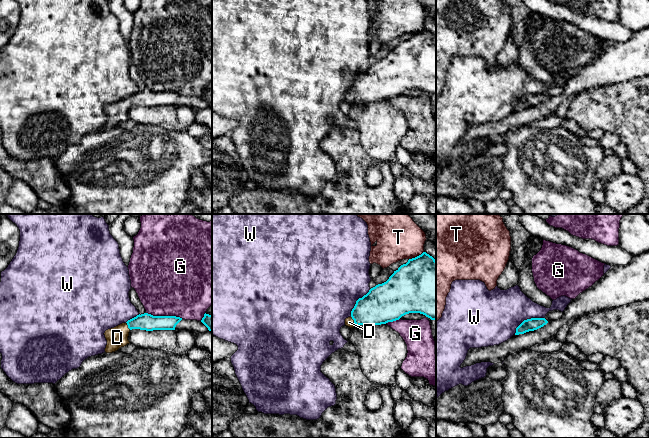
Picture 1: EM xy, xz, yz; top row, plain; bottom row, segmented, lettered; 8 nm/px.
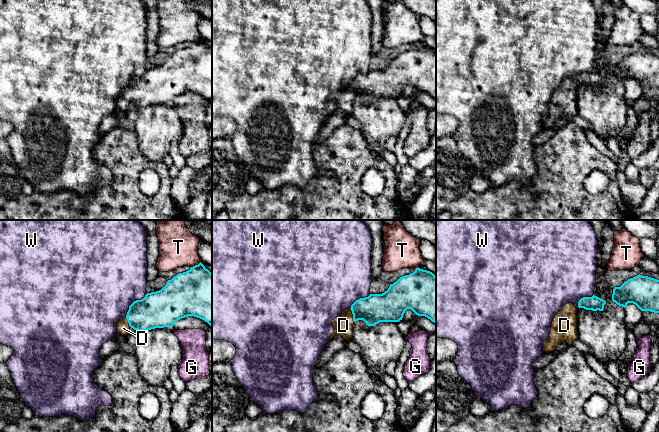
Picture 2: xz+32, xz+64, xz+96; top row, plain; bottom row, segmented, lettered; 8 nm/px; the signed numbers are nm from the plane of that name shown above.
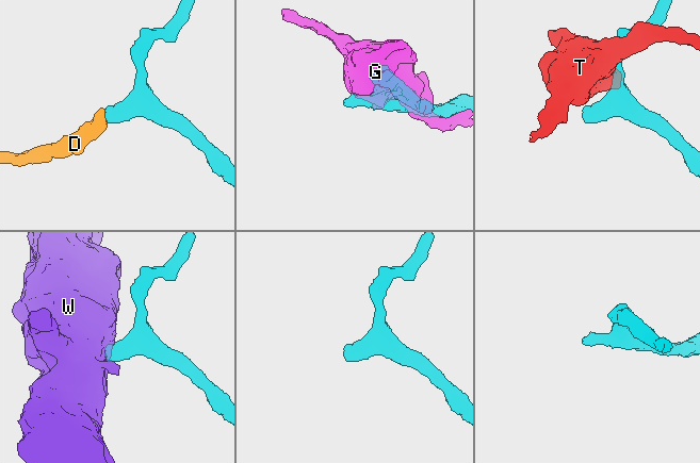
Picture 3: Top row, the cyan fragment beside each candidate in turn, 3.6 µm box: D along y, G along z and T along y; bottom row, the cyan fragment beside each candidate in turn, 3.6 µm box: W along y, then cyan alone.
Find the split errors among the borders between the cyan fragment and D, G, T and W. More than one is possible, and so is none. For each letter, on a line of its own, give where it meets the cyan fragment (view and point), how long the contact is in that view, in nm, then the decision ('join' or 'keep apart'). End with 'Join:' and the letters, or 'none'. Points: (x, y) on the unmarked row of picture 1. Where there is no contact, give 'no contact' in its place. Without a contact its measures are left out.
D: xz (354, 97) | 90 nm | join
G: xy (164, 92) | 300 nm | keep apart
T: xz (417, 32) | 140 nm | keep apart
W: yz (527, 95) | 280 nm | keep apart
Join: D

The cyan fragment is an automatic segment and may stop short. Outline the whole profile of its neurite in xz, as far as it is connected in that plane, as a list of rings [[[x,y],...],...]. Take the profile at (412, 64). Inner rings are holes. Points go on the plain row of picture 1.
[[[423,28],[401,41],[389,55],[371,64],[369,68],[356,77],[351,92],[345,95],[345,101],[373,102],[399,96],[409,89],[420,89],[436,96],[436,36]]]

